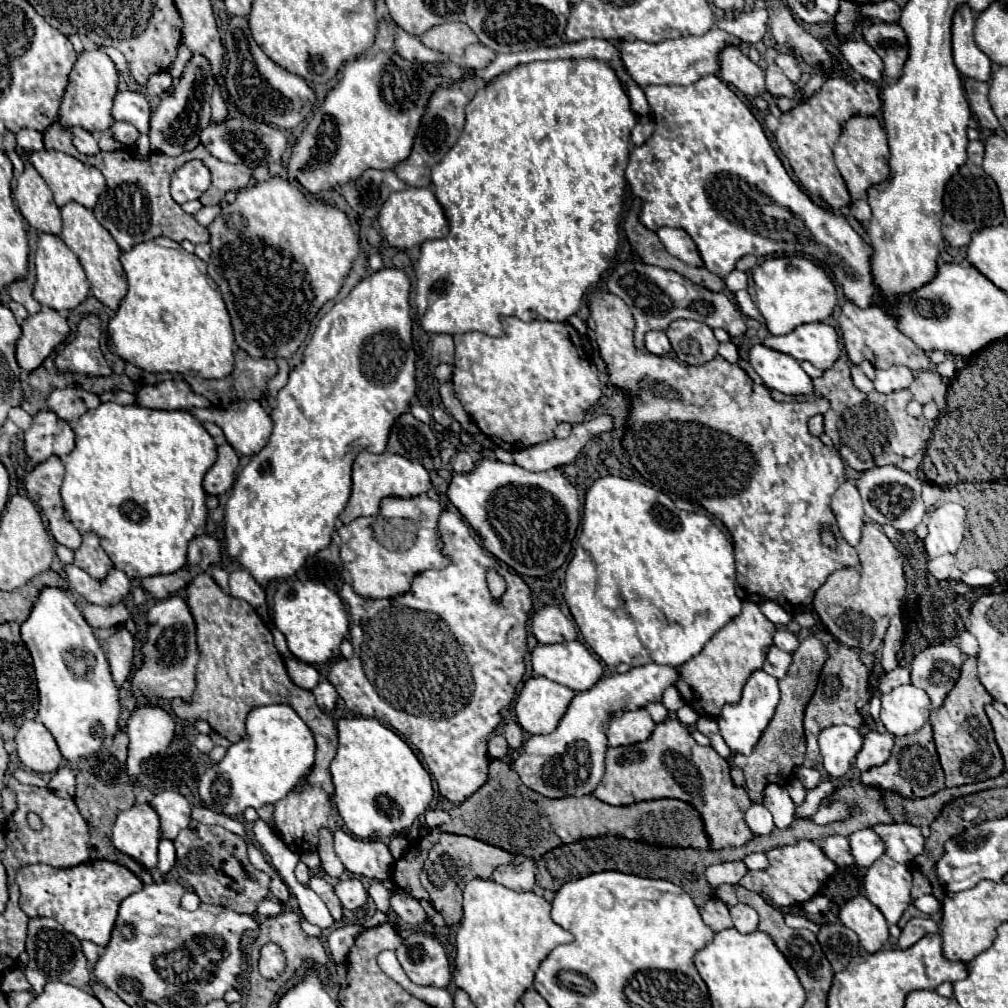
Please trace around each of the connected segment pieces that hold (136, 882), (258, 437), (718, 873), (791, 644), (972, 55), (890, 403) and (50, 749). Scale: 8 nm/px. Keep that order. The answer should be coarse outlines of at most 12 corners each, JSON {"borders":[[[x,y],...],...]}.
{"borders":[[[107,860],[29,864],[15,882],[29,918],[109,944],[121,900],[143,888]],[[259,400],[193,410],[215,422],[245,456],[271,438],[273,420]],[[743,860],[719,862],[705,876],[713,888],[737,884],[747,872]],[[787,628],[775,632],[775,646],[791,654],[799,640]],[[975,14],[953,18],[953,58],[965,78],[987,82],[991,60],[973,40]],[[847,360],[813,378],[825,432],[857,472],[925,448],[909,390],[865,394]],[[39,720],[15,736],[19,760],[33,772],[65,764],[55,738]]]}

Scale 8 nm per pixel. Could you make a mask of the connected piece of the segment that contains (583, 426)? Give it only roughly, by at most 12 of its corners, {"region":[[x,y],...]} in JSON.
{"region":[[601,414],[573,424],[565,440],[513,452],[521,468],[545,472],[573,464],[591,434],[613,430],[613,416]]}

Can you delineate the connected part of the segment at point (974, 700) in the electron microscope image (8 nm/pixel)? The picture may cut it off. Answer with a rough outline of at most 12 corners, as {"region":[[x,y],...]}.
{"region":[[967,656],[931,726],[955,788],[1003,772],[985,704]]}

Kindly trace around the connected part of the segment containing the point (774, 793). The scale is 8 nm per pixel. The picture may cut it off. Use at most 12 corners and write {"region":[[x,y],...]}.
{"region":[[769,784],[763,804],[777,828],[795,820],[795,804],[785,786]]}

